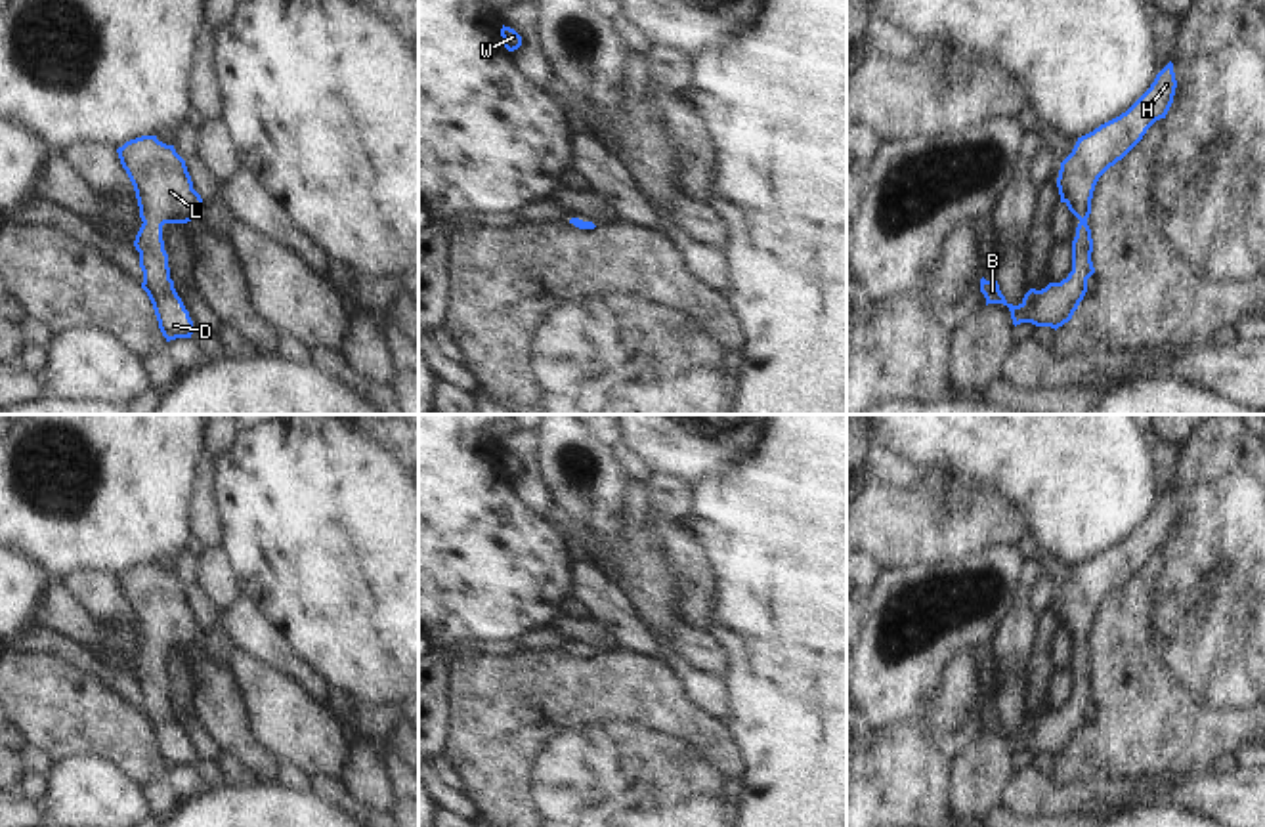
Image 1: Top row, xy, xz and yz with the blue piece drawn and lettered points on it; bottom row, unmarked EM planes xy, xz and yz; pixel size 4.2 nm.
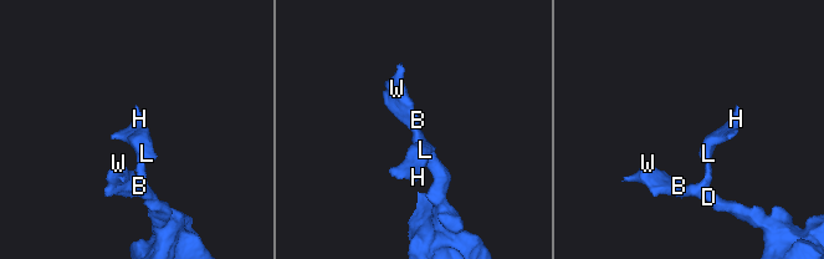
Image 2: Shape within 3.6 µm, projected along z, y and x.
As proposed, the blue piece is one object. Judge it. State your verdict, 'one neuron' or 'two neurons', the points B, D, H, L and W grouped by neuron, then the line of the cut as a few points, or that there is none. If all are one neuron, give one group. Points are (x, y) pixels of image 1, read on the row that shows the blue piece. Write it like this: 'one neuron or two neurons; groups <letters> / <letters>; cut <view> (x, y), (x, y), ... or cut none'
one neuron; groups B D H L W; cut none

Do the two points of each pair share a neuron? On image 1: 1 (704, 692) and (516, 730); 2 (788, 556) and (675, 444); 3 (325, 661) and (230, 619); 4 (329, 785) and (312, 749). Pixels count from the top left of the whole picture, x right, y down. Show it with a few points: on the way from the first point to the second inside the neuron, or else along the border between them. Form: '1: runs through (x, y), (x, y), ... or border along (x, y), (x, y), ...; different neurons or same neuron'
1: border along (660, 659), (694, 705), (723, 720); different neurons
2: border along (744, 451), (728, 465), (704, 472), (688, 487); different neurons
3: border along (258, 608), (283, 644), (316, 677); different neurons
4: border along (308, 774), (337, 780); different neurons

